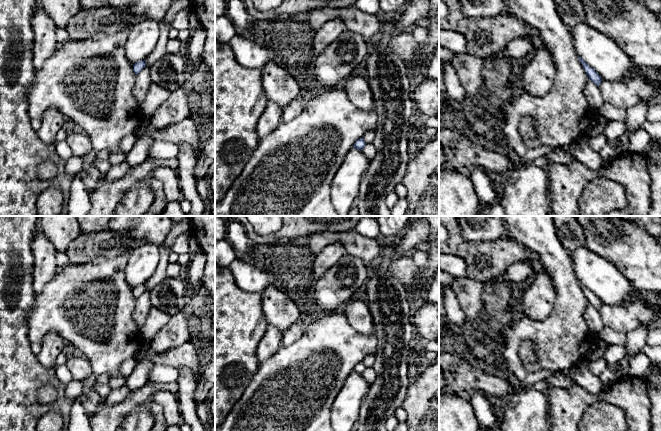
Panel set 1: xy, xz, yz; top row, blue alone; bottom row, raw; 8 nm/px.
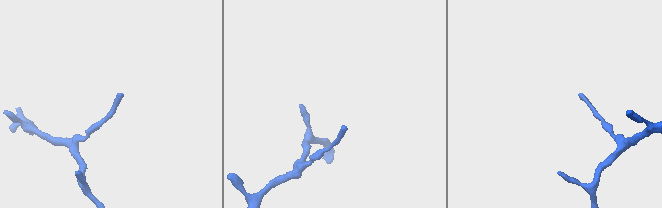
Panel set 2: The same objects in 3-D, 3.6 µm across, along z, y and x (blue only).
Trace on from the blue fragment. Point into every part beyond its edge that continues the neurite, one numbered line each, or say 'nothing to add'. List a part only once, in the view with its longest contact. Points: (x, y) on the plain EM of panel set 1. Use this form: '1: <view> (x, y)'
1: xy (143, 306)

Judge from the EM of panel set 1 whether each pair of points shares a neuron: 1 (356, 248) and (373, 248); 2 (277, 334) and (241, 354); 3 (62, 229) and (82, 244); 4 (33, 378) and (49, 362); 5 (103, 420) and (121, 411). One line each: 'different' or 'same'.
1: same
2: different
3: different
4: different
5: same

